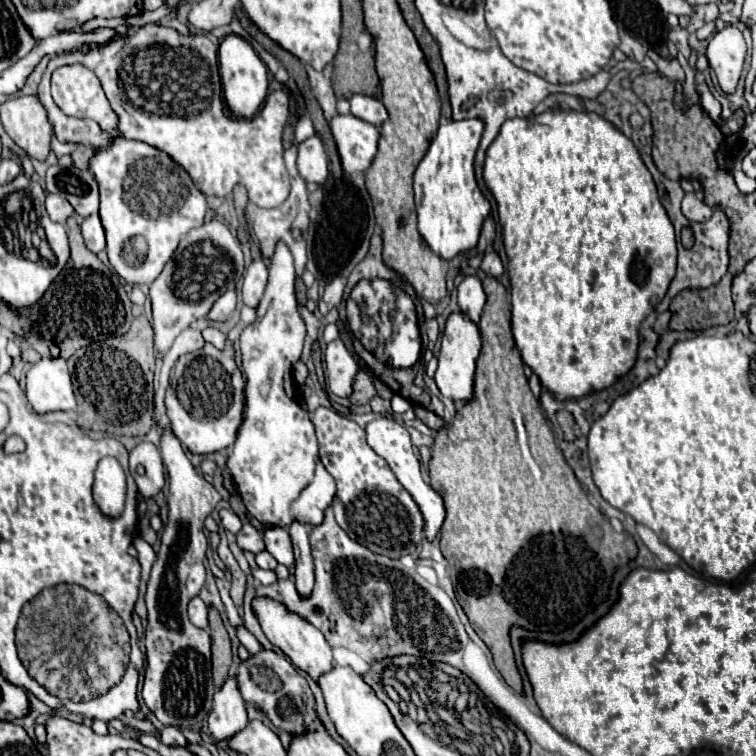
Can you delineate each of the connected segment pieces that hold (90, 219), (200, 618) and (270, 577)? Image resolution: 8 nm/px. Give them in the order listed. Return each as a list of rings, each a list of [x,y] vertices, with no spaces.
[[[93,214],[93,216],[87,216],[81,224],[81,234],[83,234],[83,240],[85,240],[85,246],[99,254],[101,250],[105,250],[105,232],[103,232],[103,226],[101,226],[101,220],[99,220],[99,214]]]
[[[199,596],[189,602],[189,620],[191,620],[197,628],[207,630],[207,606],[205,606],[205,602],[203,602]]]
[[[255,568],[253,572],[253,578],[257,578],[263,586],[271,586],[277,582],[277,574],[273,570],[261,570],[261,568]]]

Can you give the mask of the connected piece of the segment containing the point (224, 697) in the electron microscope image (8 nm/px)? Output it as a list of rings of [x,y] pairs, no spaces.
[[[229,674],[223,686],[213,696],[213,710],[209,714],[209,730],[215,740],[227,740],[247,726],[245,700],[241,698],[237,676]]]

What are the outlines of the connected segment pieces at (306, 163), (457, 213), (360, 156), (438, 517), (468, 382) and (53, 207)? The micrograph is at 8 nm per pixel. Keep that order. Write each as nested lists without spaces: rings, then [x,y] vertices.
[[[317,136],[307,138],[297,144],[297,170],[299,176],[307,182],[323,184],[329,174],[329,160],[323,148],[323,142]]]
[[[477,118],[447,120],[439,124],[435,138],[415,170],[415,204],[419,216],[419,232],[435,254],[445,260],[455,258],[463,250],[477,246],[479,230],[487,218],[491,204],[483,196],[475,180],[475,152],[485,124]]]
[[[337,114],[329,124],[337,142],[343,170],[347,174],[365,172],[377,154],[379,130],[373,124],[351,114]]]
[[[375,418],[373,422],[369,422],[365,426],[365,434],[367,434],[367,444],[389,464],[389,468],[395,472],[397,480],[403,484],[403,488],[413,496],[413,500],[419,504],[421,508],[421,514],[425,518],[425,536],[429,540],[437,538],[439,536],[439,528],[443,524],[443,518],[445,518],[445,510],[443,510],[443,500],[441,496],[431,490],[431,486],[423,480],[421,476],[421,468],[419,468],[419,460],[417,456],[413,454],[413,444],[411,444],[411,438],[409,438],[409,432],[403,424],[395,422],[393,418]]]
[[[453,312],[447,318],[443,340],[441,340],[441,352],[439,352],[439,368],[435,374],[435,382],[439,390],[451,398],[453,402],[467,402],[473,392],[473,372],[475,372],[475,360],[481,352],[481,334],[479,326],[473,324],[463,312]]]
[[[47,194],[45,208],[49,212],[49,218],[53,222],[59,222],[59,224],[65,224],[67,218],[73,214],[73,206],[65,198],[61,198],[57,194]]]

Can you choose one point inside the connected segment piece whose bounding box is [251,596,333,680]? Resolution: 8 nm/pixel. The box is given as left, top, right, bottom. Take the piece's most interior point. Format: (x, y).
(307, 649)

